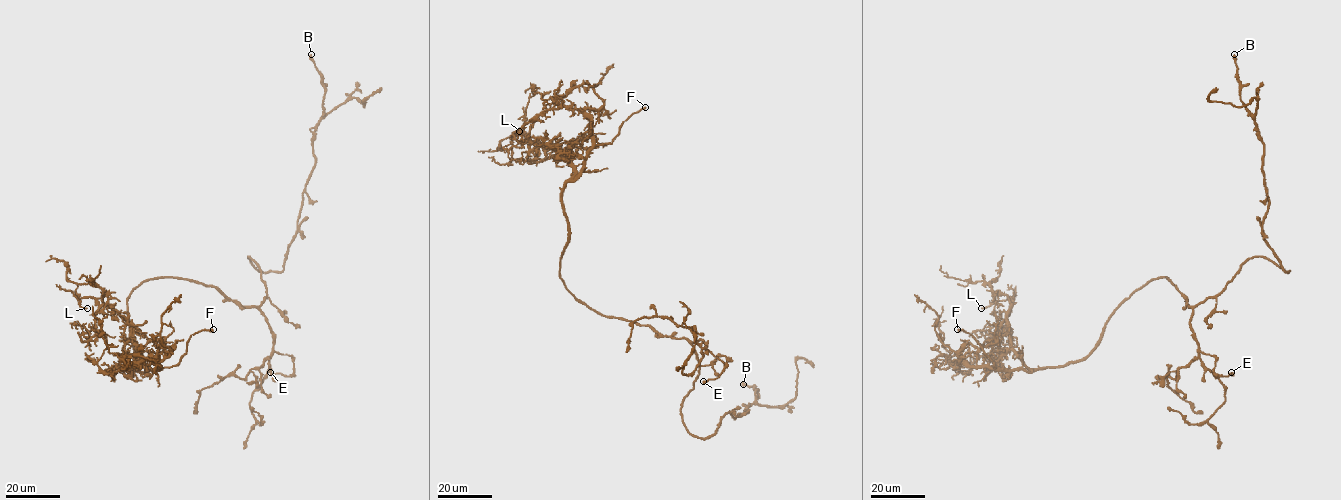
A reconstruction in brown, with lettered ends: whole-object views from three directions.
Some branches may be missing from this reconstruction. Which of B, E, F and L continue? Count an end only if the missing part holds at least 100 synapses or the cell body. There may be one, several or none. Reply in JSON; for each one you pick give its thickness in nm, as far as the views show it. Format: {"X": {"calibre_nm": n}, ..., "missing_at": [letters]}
{"F": {"calibre_nm": 320}, "missing_at": ["F"]}

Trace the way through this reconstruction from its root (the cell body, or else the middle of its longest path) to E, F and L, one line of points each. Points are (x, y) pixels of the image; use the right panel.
E: (1187, 300), (1192, 309), (1190, 326), (1198, 349), (1215, 358), (1216, 373), (1228, 376), (1231, 372)
F: (1187, 300), (1166, 277), (1151, 279), (1114, 311), (1087, 356), (1030, 373), (998, 369), (971, 334), (957, 329)
L: (1187, 300), (1166, 277), (1151, 279), (1114, 311), (1087, 356), (1031, 369), (1008, 333), (1010, 297), (981, 308)

